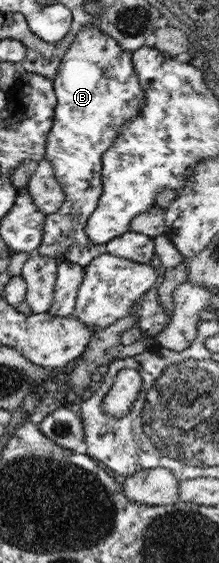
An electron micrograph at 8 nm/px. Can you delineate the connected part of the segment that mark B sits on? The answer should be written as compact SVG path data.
M86 24L78 30L78 34L72 40L72 44L65 51L62 63L58 69L56 77L53 79L54 93L57 97L53 124L47 133L46 155L45 157L52 165L53 175L59 181L63 190L63 205L59 211L45 217L44 235L38 249L38 255L56 258L56 262L68 262L81 265L82 267L90 264L100 255L109 254L118 258L128 259L143 266L145 270L155 256L155 244L153 238L128 231L114 237L111 241L104 244L91 243L87 238L84 226L86 221L98 206L102 196L102 155L112 144L116 143L116 136L120 132L120 126L128 122L130 118L138 116L144 108L144 89L140 87L137 73L132 63L131 53L120 47L120 44L112 36L104 33L92 24Z

